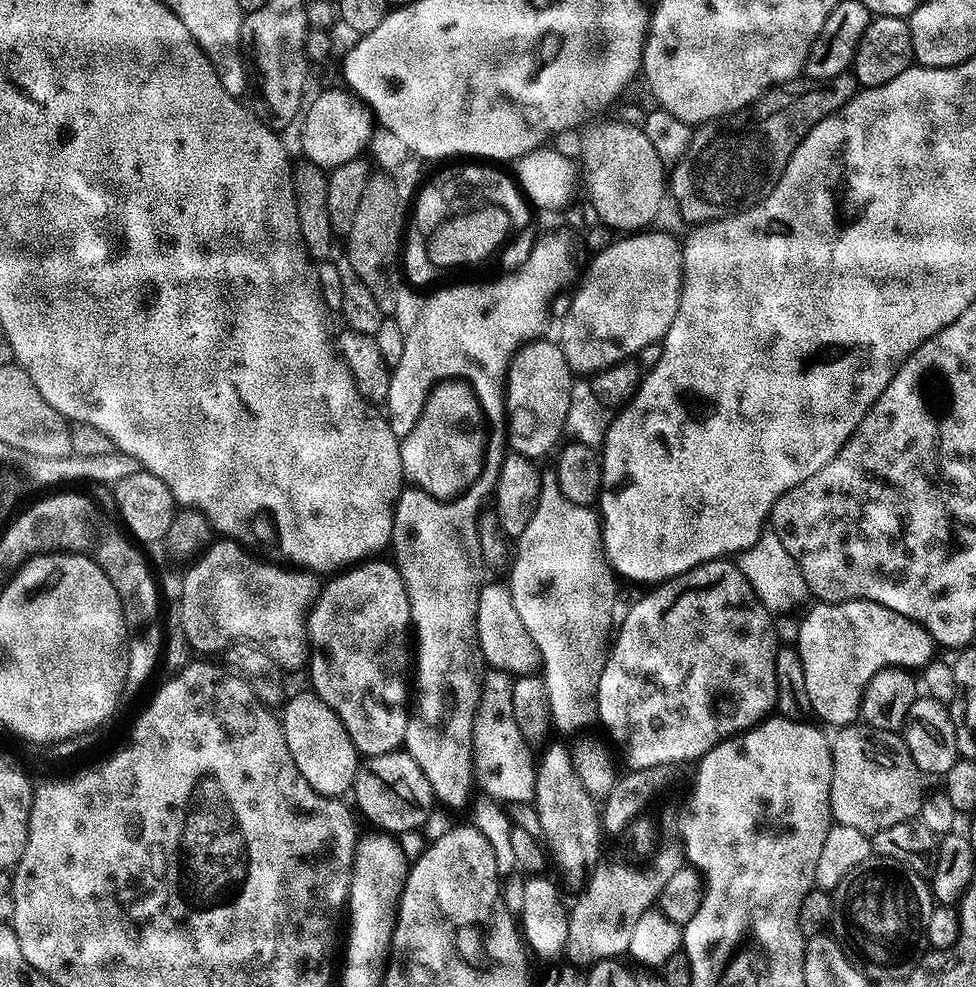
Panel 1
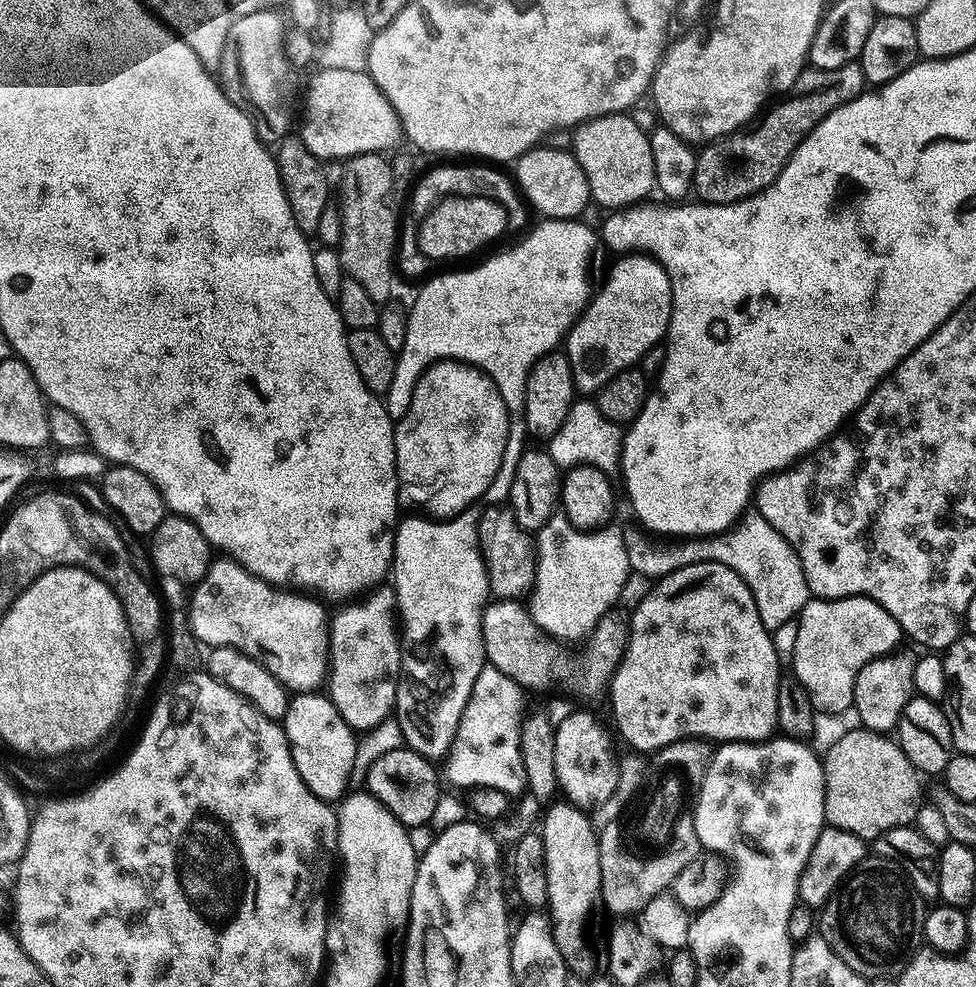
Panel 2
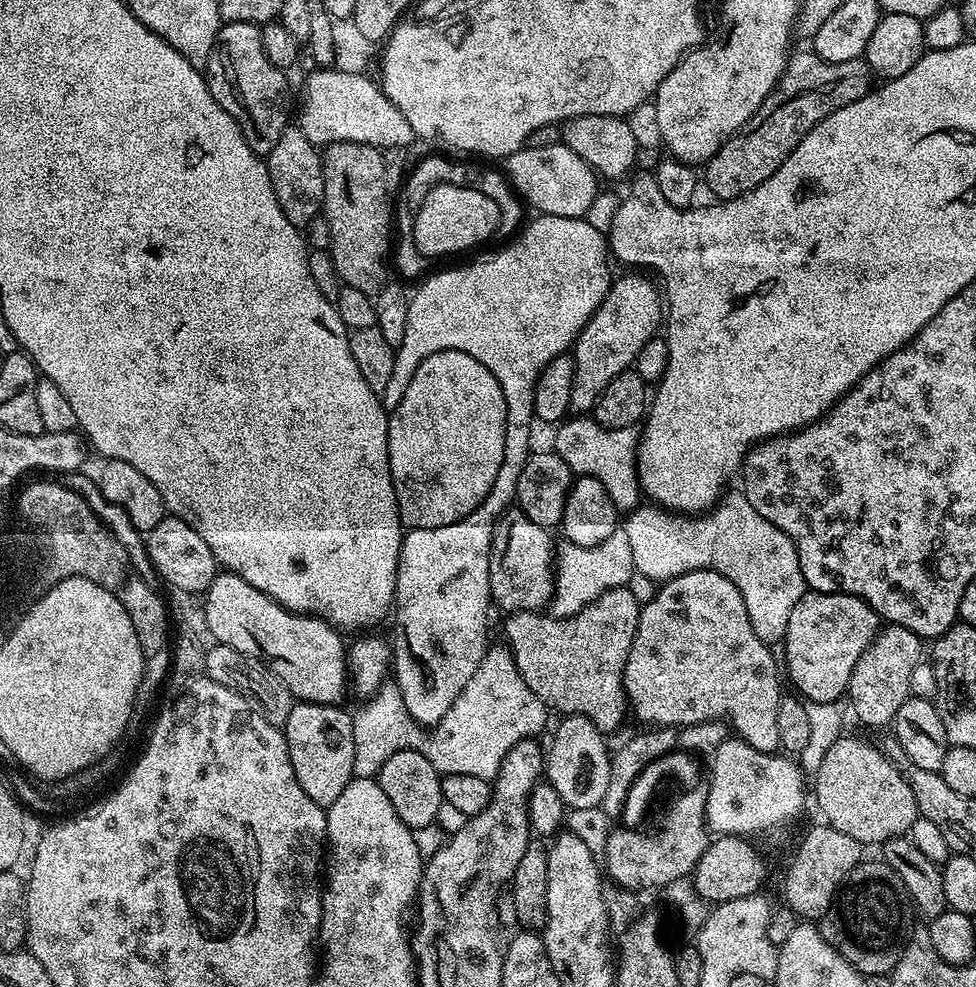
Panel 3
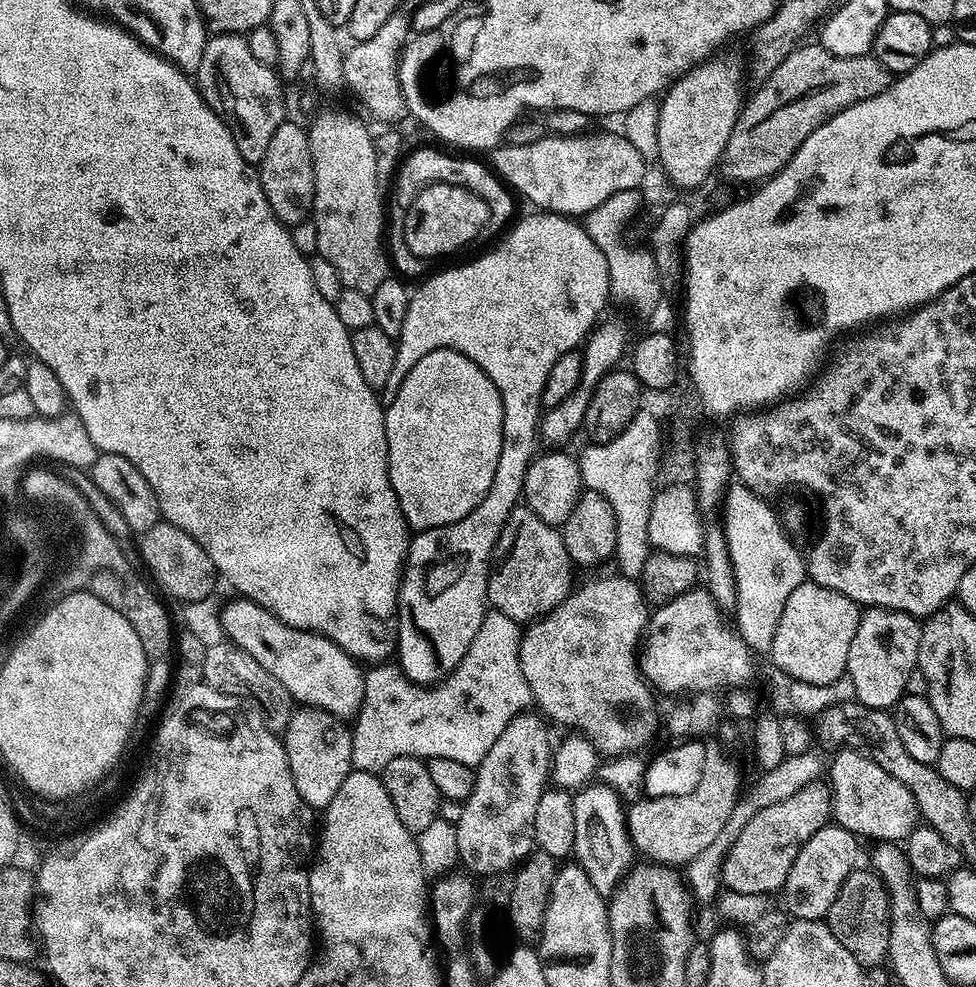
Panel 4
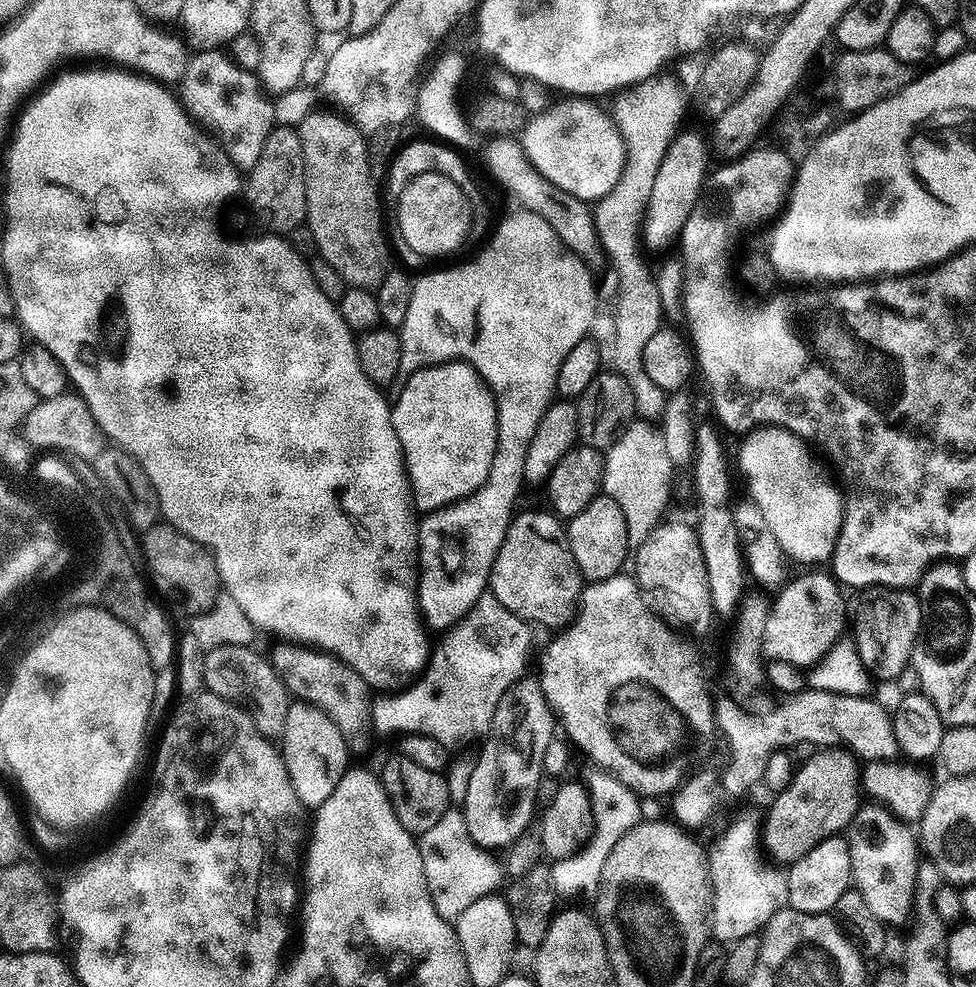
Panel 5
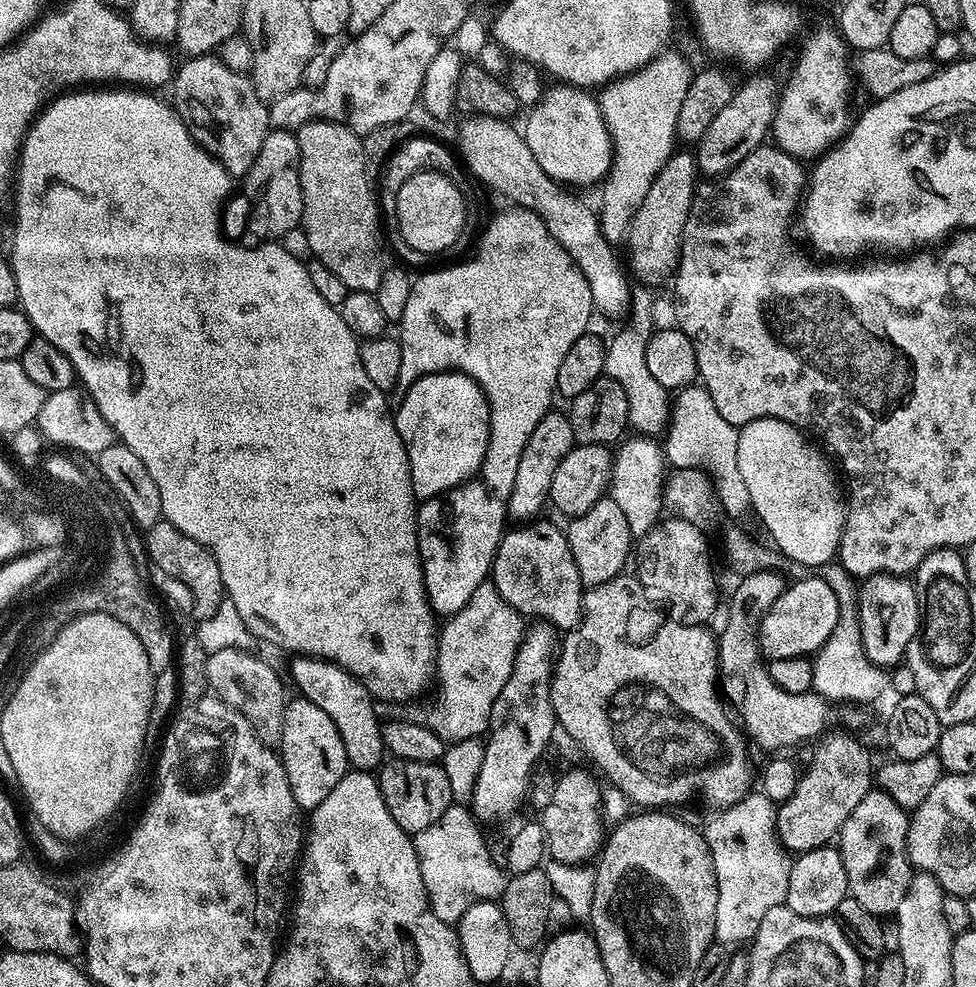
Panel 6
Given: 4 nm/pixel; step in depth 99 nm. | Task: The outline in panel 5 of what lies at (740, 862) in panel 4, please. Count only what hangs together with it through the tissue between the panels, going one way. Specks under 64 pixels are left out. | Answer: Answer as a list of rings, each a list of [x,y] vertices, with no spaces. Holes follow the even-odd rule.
[[[800,770],[793,771],[792,779],[784,785],[783,788],[779,789],[775,793],[776,801],[768,808],[768,821],[765,824],[762,824],[762,848],[765,852],[768,851],[770,855],[773,856],[775,863],[780,866],[790,866],[798,858],[802,858],[806,854],[810,854],[810,850],[814,850],[814,846],[818,846],[818,842],[822,842],[826,838],[831,836],[841,835],[847,829],[848,825],[851,824],[853,818],[856,817],[858,811],[858,803],[856,804],[856,788],[858,792],[858,780],[855,775],[853,776],[823,776],[820,772],[800,772]]]

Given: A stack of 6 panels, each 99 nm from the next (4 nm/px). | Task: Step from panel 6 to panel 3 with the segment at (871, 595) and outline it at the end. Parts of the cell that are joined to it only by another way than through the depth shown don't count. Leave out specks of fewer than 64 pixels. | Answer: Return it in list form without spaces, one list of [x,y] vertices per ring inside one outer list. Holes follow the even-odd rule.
[[[897,624],[881,627],[872,639],[872,645],[858,658],[846,693],[847,699],[852,699],[852,708],[862,723],[880,728],[895,721],[902,702],[910,699],[910,673],[914,671],[914,666],[921,664],[923,656],[920,655],[923,652],[925,655],[926,648],[918,634]]]

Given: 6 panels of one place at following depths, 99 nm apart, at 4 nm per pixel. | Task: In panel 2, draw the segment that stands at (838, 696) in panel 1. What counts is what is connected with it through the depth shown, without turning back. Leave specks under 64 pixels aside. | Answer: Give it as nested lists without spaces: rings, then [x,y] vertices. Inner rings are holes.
[[[847,596],[841,600],[809,599],[808,605],[800,611],[795,621],[796,637],[792,640],[792,668],[791,675],[804,687],[810,698],[812,707],[817,713],[836,716],[839,712],[849,711],[854,698],[854,682],[870,661],[877,660],[879,656],[889,655],[901,647],[902,633],[898,622],[882,610],[878,602],[869,596]]]

